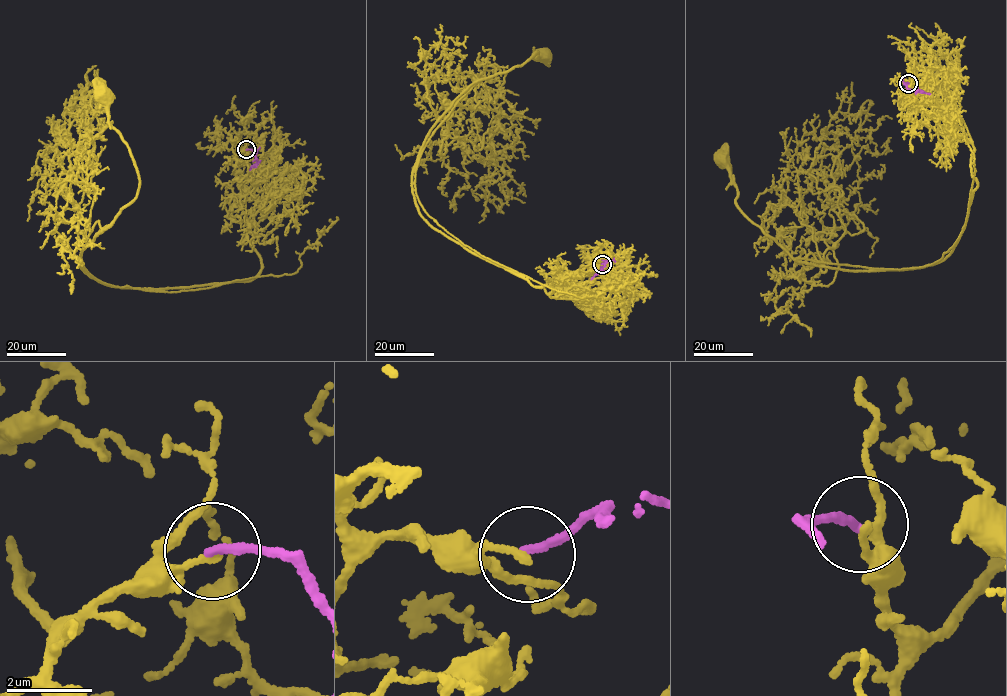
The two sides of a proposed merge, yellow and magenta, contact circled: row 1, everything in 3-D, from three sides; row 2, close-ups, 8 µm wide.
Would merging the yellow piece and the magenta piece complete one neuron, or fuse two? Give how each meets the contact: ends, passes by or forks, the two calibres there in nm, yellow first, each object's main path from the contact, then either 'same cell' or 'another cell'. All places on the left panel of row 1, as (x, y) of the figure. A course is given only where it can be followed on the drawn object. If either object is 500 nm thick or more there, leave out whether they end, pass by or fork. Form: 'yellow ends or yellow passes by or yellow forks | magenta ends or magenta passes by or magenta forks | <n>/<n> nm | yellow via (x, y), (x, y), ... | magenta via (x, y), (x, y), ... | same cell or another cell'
yellow ends | magenta ends | 160/200 nm | yellow via (246, 149), (255, 185), (226, 216), (248, 222), (258, 274), (102, 282), (82, 249), (139, 178), (104, 93) | magenta via (246, 149), (251, 150), (257, 159), (249, 170) | another cell

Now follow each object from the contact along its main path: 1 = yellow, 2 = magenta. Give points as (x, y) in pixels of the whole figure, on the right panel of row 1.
1: (909, 83), (907, 106), (973, 143), (977, 183), (961, 235), (929, 265), (793, 258), (738, 206), (722, 158)
2: (908, 83), (905, 83), (908, 89), (930, 94)

